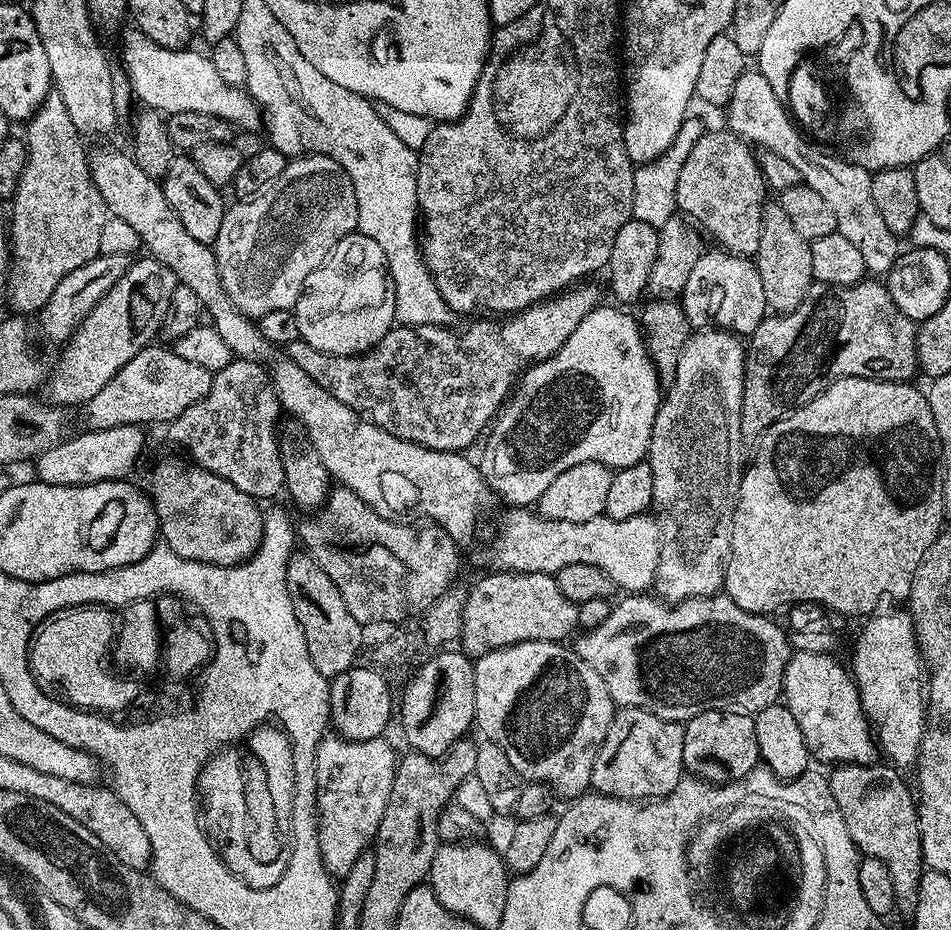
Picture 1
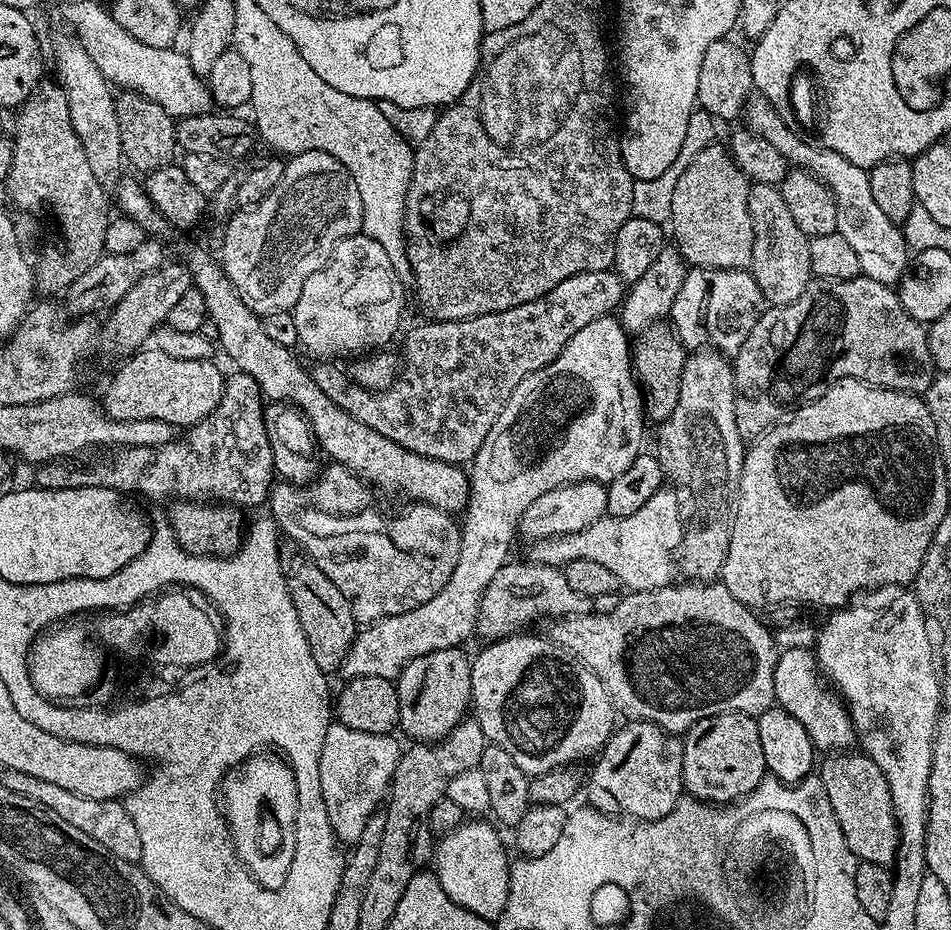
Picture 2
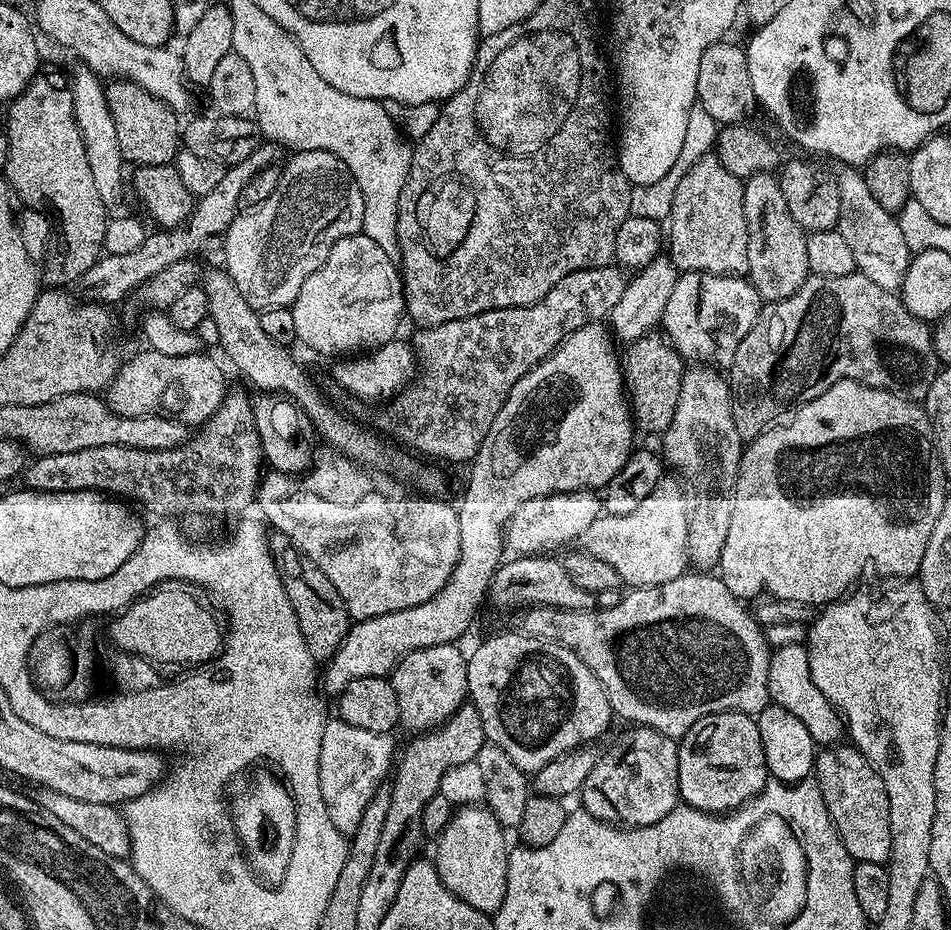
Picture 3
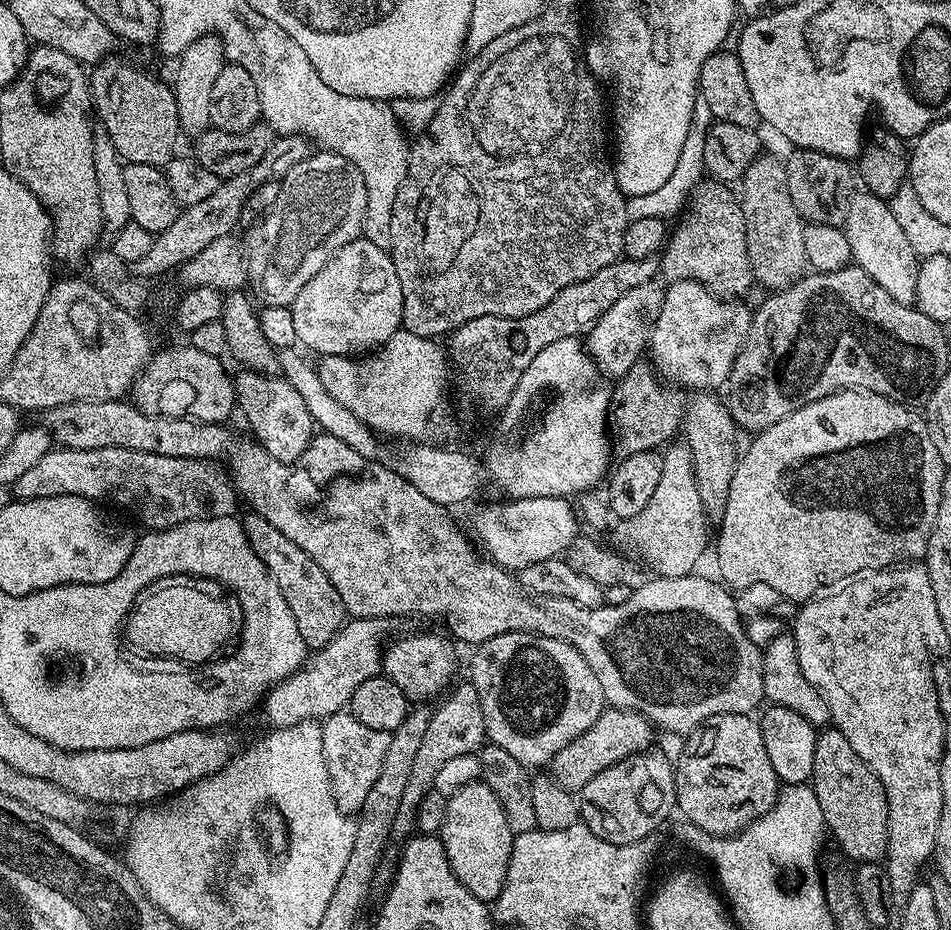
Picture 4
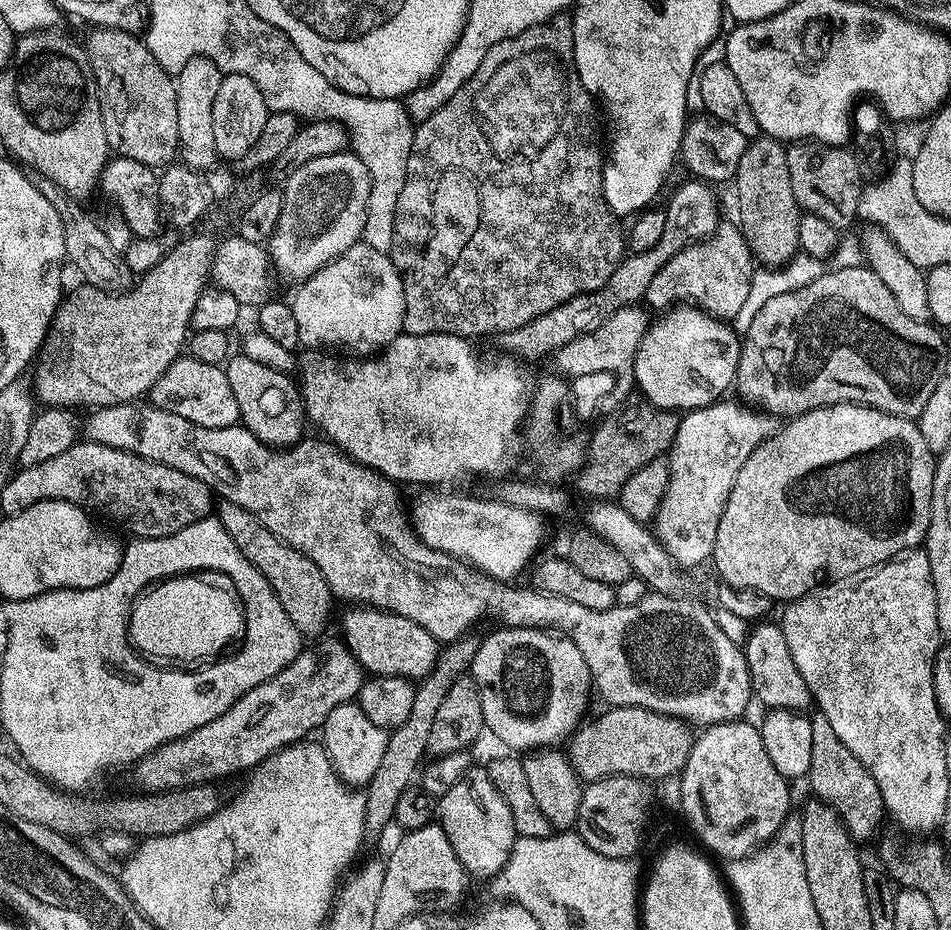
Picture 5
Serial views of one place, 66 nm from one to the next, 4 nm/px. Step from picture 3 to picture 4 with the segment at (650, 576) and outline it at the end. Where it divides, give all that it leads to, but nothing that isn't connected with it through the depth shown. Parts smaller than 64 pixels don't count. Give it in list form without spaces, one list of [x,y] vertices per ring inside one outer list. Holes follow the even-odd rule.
[[[676,443],[663,449],[662,478],[646,510],[623,525],[625,538],[640,551],[641,558],[656,571],[653,573],[657,577],[689,575],[708,544],[710,517],[698,494],[692,451],[683,443]]]

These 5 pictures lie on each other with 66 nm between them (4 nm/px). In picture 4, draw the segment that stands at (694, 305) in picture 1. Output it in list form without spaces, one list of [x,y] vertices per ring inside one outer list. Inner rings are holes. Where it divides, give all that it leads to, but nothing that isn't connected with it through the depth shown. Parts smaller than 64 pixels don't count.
[[[674,280],[664,288],[662,310],[658,314],[658,322],[654,322],[650,337],[650,363],[657,373],[669,385],[681,389],[692,390],[723,389],[728,383],[728,376],[736,361],[736,355],[744,344],[748,327],[752,324],[752,312],[744,302],[733,302],[728,298],[715,296],[697,280]]]

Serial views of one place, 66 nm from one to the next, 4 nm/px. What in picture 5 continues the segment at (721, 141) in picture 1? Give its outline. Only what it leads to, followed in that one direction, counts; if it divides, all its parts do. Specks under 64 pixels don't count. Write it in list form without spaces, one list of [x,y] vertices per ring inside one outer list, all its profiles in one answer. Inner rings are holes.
[[[720,222],[711,236],[687,245],[674,254],[658,274],[654,274],[644,300],[649,309],[659,310],[671,309],[677,301],[691,302],[717,320],[728,322],[736,317],[738,310],[742,310],[746,297],[750,295],[753,271],[754,257],[739,227],[735,223]],[[678,298],[682,300],[676,300]]]

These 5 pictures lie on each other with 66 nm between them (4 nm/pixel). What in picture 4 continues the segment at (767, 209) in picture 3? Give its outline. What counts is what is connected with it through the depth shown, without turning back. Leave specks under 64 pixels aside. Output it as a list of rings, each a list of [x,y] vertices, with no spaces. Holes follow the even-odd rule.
[[[761,154],[745,170],[738,181],[738,203],[746,226],[746,250],[757,285],[779,290],[788,288],[805,275],[808,268],[804,243],[805,221],[794,210],[790,190],[786,186],[786,170],[781,157]]]

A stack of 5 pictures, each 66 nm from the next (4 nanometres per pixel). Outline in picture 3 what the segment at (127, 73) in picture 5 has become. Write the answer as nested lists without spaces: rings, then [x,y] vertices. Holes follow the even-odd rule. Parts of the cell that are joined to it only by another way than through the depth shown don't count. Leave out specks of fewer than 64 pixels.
[[[116,78],[109,84],[112,85],[104,88],[106,106],[110,108],[110,118],[114,118],[118,146],[122,146],[125,161],[132,166],[172,164],[182,148],[182,124],[176,121],[176,111],[134,82]]]

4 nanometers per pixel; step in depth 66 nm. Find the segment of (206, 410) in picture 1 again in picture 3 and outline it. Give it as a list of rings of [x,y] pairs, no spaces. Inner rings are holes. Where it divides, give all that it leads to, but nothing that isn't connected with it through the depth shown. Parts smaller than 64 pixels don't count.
[[[229,391],[220,409],[199,432],[200,436],[193,435],[187,443],[170,450],[94,446],[68,454],[39,455],[25,467],[22,480],[35,492],[82,489],[103,492],[133,505],[141,504],[156,518],[236,516],[253,507],[262,475],[264,451],[254,426],[250,396],[244,392]]]

